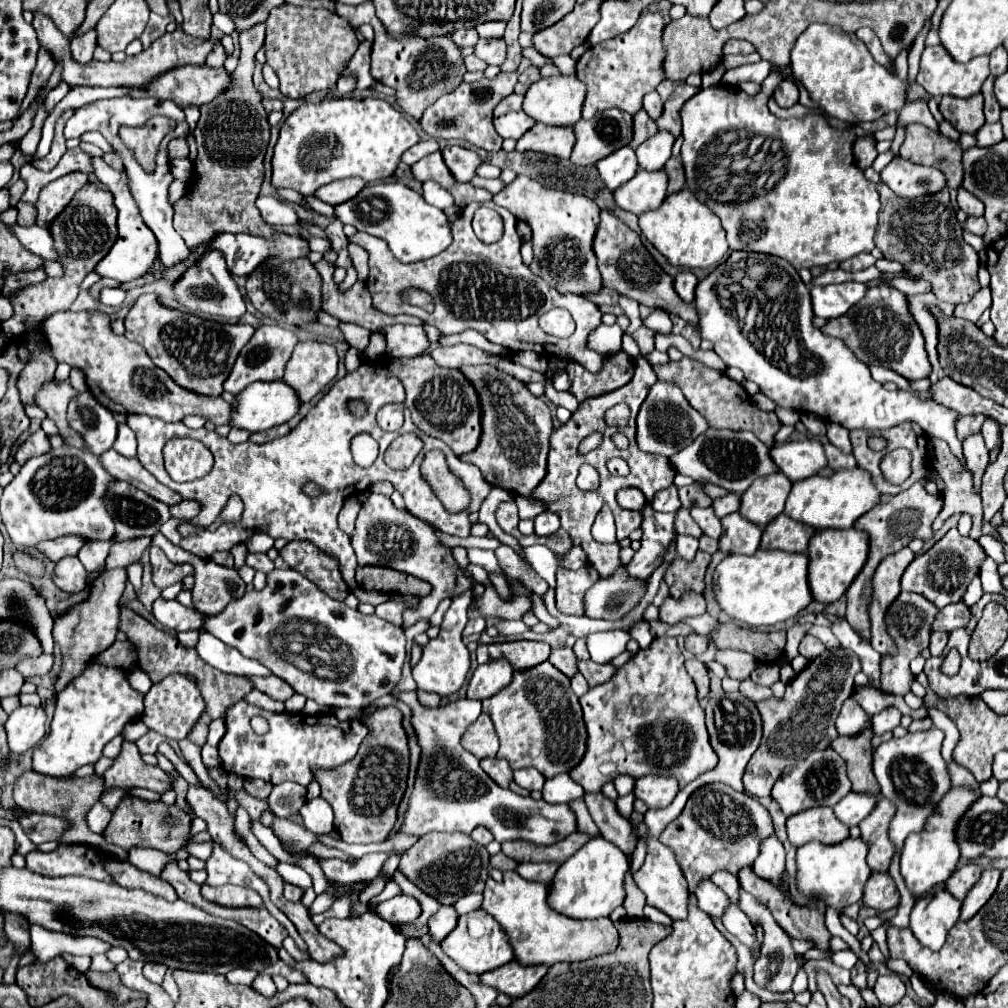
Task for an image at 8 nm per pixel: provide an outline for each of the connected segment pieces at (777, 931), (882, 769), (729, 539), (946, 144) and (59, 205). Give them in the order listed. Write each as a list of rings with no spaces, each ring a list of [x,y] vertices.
[[[743,888],[739,890],[739,900],[737,900],[739,908],[743,912],[747,912],[747,916],[751,918],[751,922],[759,922],[763,926],[763,932],[765,932],[765,940],[763,940],[763,946],[761,946],[761,954],[755,962],[755,974],[753,974],[753,980],[755,984],[771,990],[771,992],[787,992],[791,990],[791,984],[793,984],[793,978],[795,978],[795,952],[791,948],[791,942],[789,942],[789,936],[783,928],[779,928],[779,924],[773,920],[771,912],[767,912],[767,908],[759,906],[757,900],[745,892]]]
[[[937,728],[925,730],[925,732],[915,732],[915,734],[905,734],[903,738],[891,738],[883,742],[879,748],[873,752],[873,774],[881,786],[881,794],[893,802],[895,806],[895,816],[889,824],[889,838],[895,844],[895,856],[891,858],[889,874],[895,878],[895,884],[901,892],[901,904],[897,908],[895,918],[885,920],[871,936],[879,944],[881,952],[889,958],[885,936],[887,928],[897,926],[897,928],[907,928],[909,926],[909,912],[913,908],[911,896],[907,896],[907,888],[903,888],[903,880],[899,876],[899,854],[903,848],[903,842],[909,834],[913,832],[923,832],[925,822],[935,814],[939,802],[945,798],[945,794],[951,790],[951,776],[947,772],[947,764],[941,756],[941,744],[943,744],[943,732]]]
[[[739,512],[721,518],[723,534],[719,538],[719,550],[725,554],[753,554],[759,548],[761,528],[749,524]]]
[[[921,124],[905,126],[905,142],[901,144],[901,158],[925,166],[935,166],[945,172],[949,188],[961,186],[963,166],[961,166],[959,142],[951,142],[931,132],[927,126]]]
[[[71,172],[71,174],[65,174],[53,182],[49,182],[41,194],[39,194],[39,200],[37,200],[37,210],[39,210],[39,216],[37,216],[37,224],[43,224],[47,226],[63,208],[65,204],[69,204],[71,196],[83,188],[83,184],[87,184],[87,174],[85,172]]]

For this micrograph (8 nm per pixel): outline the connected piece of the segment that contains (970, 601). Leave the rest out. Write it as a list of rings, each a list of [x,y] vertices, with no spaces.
[[[975,578],[975,580],[969,584],[969,588],[967,588],[965,596],[963,596],[963,602],[965,602],[967,606],[973,606],[973,604],[977,604],[977,602],[979,602],[979,598],[981,598],[981,596],[983,596],[981,582],[979,582],[979,578]]]

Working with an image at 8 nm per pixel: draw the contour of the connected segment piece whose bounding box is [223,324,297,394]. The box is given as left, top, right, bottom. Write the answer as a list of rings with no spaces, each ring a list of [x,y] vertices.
[[[263,324],[255,330],[255,334],[251,336],[251,340],[243,346],[243,350],[237,356],[237,362],[229,374],[229,378],[225,380],[225,390],[231,394],[237,394],[239,390],[243,390],[245,386],[249,386],[251,382],[271,382],[271,380],[281,380],[283,378],[283,370],[287,360],[291,358],[291,352],[297,344],[297,336],[289,330],[283,328],[279,324]]]

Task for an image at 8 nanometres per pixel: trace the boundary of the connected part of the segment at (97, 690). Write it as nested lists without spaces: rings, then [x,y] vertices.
[[[93,662],[75,680],[71,680],[63,688],[63,692],[57,694],[57,708],[49,734],[39,742],[39,746],[33,752],[33,770],[49,776],[71,776],[77,768],[97,762],[103,756],[101,754],[103,746],[115,736],[119,736],[127,722],[139,720],[141,716],[143,716],[143,694],[131,688],[127,680],[127,670],[117,666],[101,666],[99,662]]]

